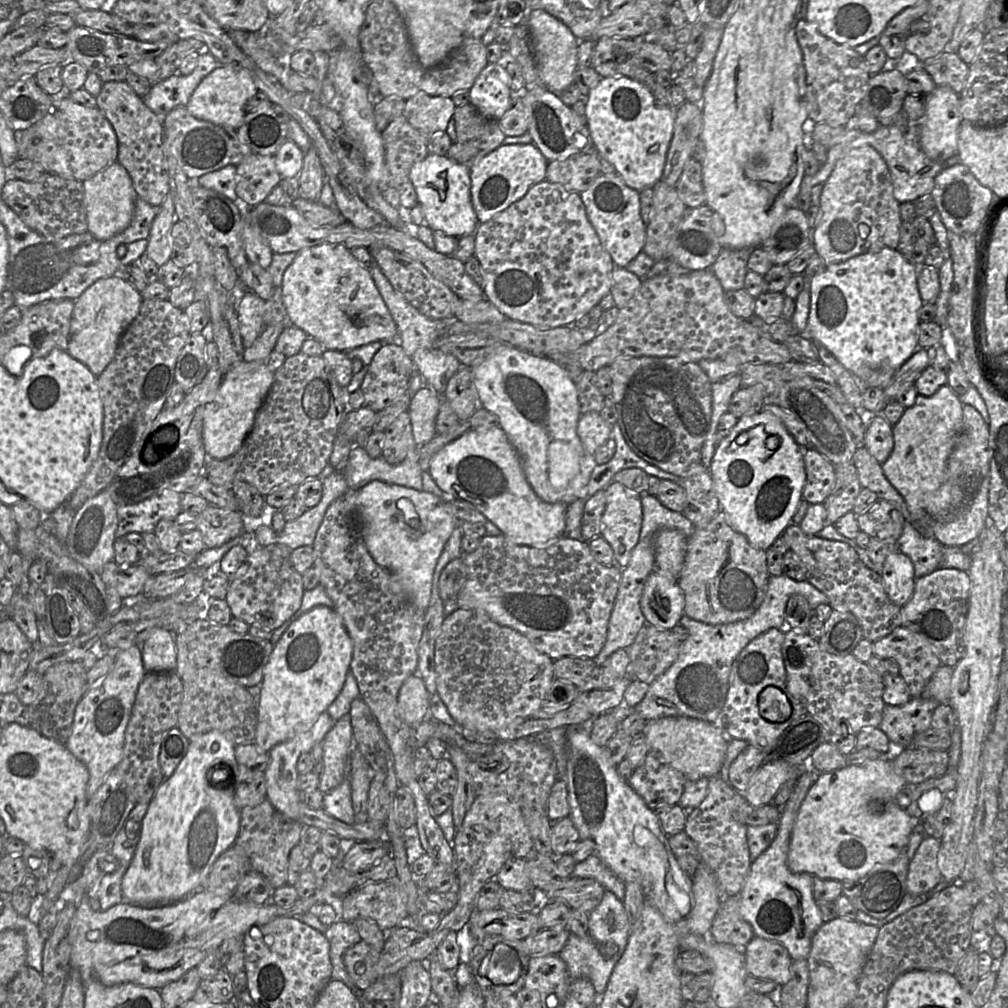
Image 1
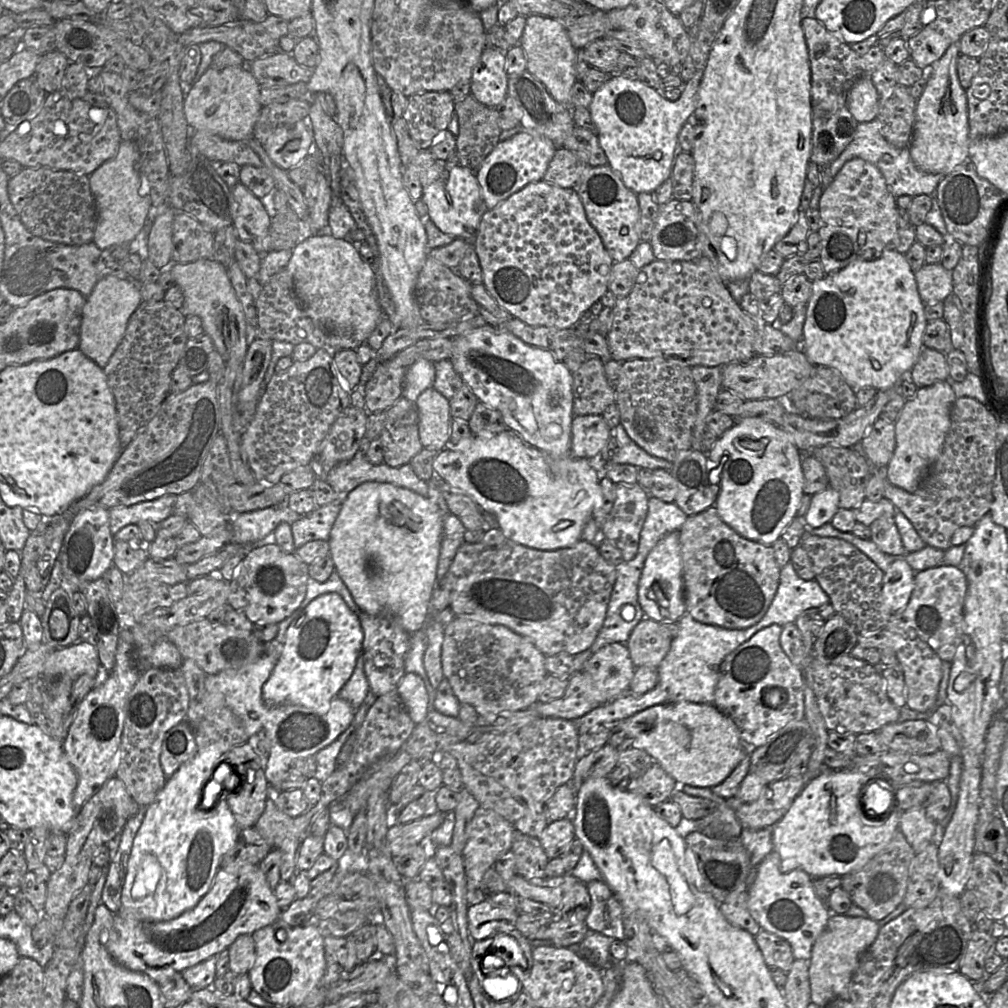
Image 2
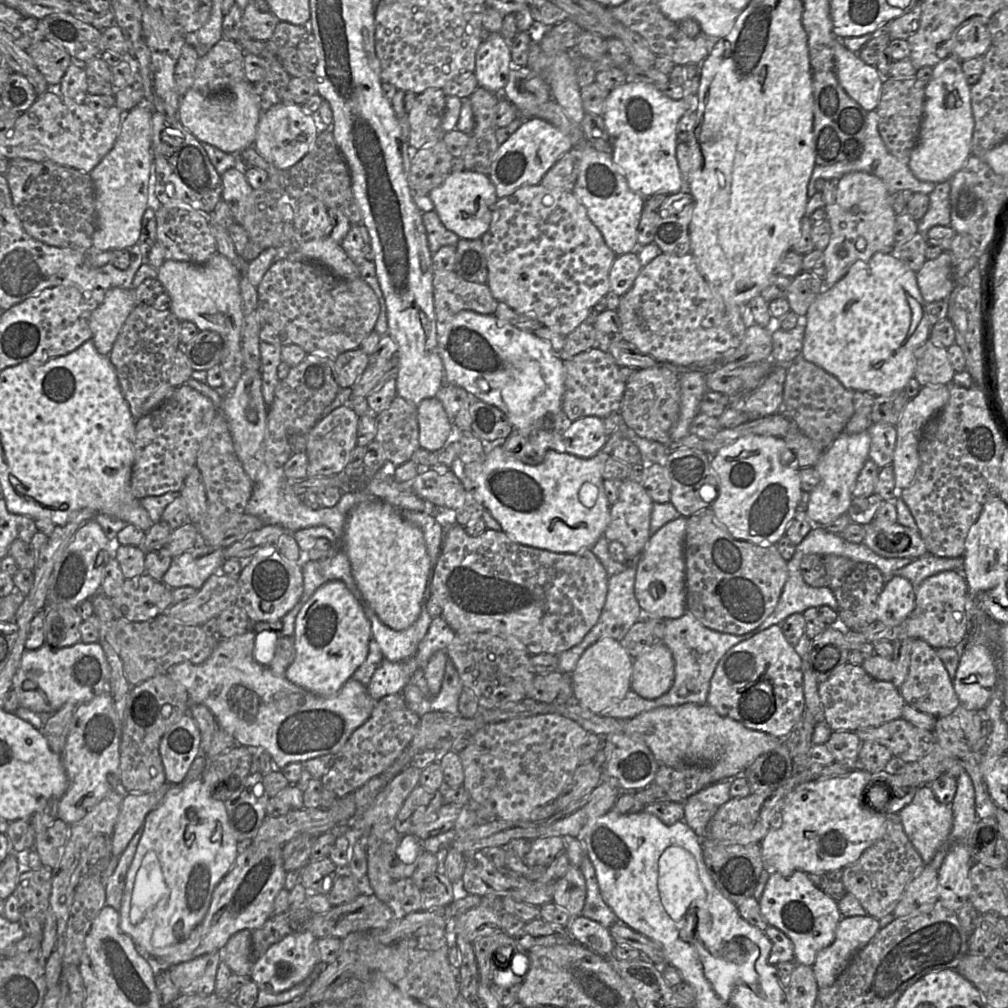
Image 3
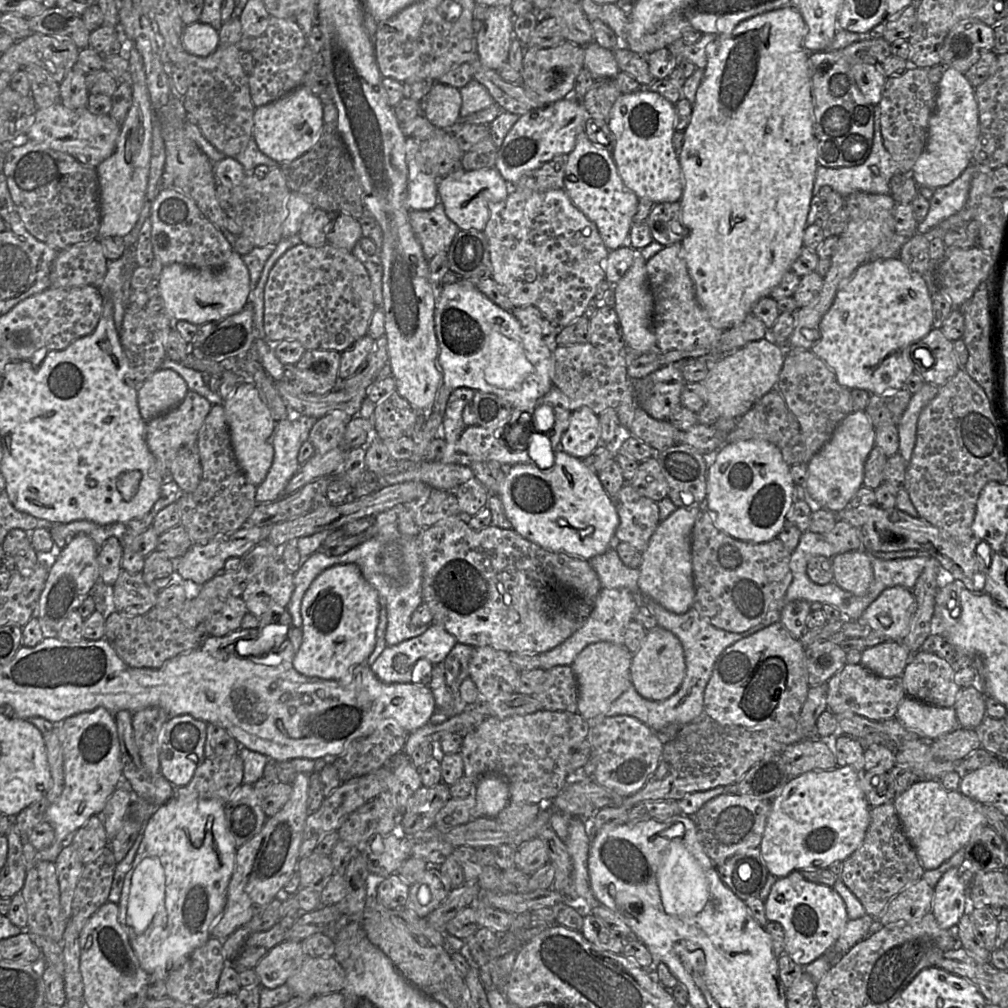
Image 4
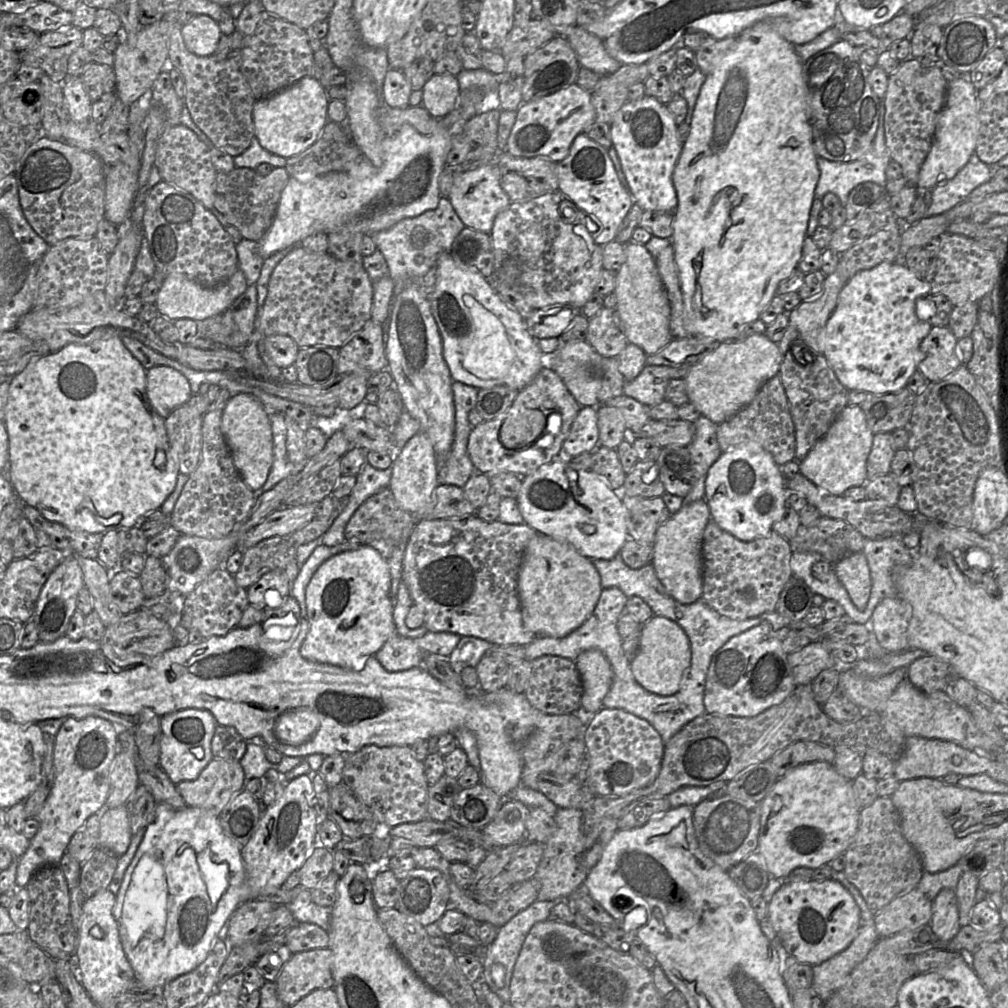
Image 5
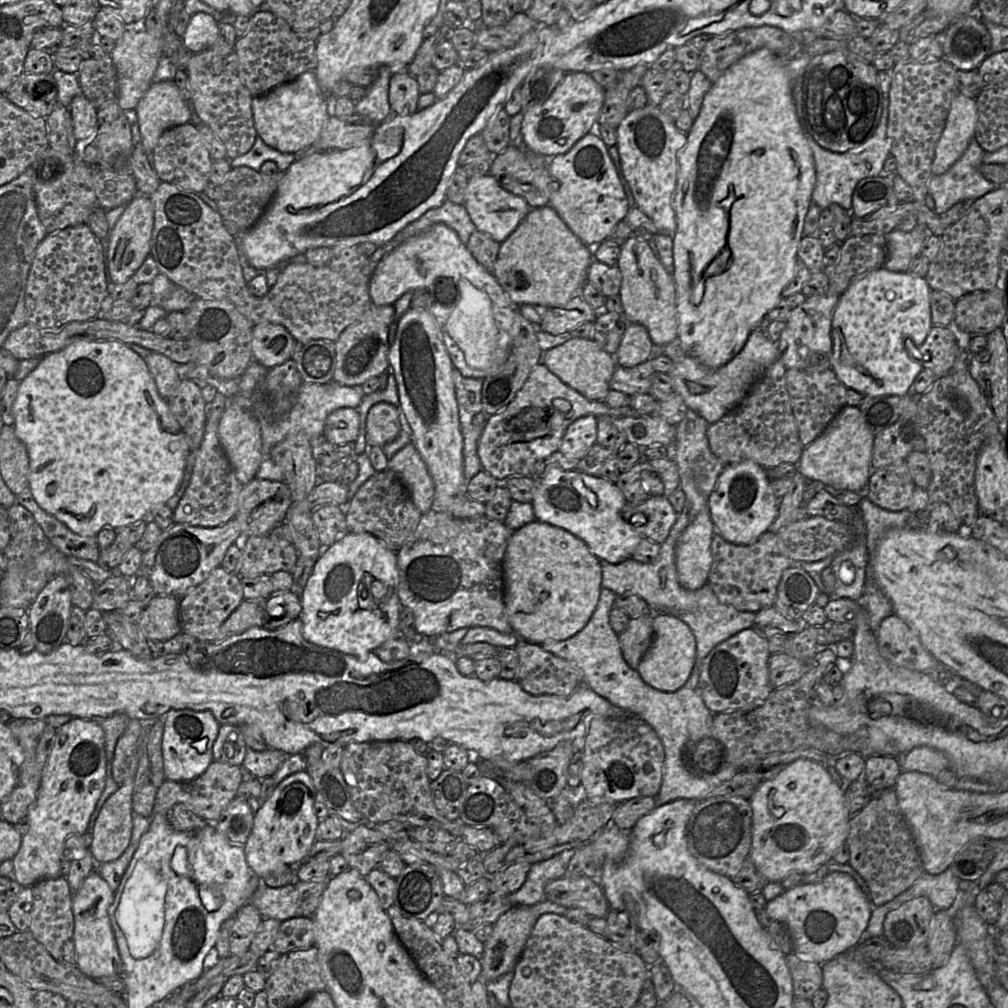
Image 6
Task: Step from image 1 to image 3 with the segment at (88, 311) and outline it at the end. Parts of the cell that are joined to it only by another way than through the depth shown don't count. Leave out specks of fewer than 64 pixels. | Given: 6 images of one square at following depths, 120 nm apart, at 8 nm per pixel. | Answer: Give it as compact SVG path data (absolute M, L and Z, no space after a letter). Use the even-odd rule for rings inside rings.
M115 287L106 292L103 302L92 312L89 321L92 332L91 339L100 354L110 354L127 317L134 307L134 289Z

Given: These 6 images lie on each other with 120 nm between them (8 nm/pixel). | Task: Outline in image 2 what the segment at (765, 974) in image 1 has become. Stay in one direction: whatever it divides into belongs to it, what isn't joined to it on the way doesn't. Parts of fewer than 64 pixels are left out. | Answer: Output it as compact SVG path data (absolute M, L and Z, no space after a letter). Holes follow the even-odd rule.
M761 930L755 936L755 942L762 953L765 964L789 972L795 960L791 945L783 938Z

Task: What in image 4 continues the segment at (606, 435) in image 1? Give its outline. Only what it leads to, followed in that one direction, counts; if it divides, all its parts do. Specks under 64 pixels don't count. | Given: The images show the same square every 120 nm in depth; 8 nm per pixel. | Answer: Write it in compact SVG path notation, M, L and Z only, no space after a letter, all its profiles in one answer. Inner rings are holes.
M588 407L572 412L569 426L561 438L560 449L582 460L599 445L601 439L598 415Z

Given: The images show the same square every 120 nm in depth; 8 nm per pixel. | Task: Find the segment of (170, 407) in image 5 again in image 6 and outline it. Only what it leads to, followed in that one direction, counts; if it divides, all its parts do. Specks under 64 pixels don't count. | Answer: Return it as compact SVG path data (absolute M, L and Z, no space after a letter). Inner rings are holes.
M154 351L145 358L145 362L160 397L168 400L174 395L182 380L178 373L178 365L181 364L175 364L168 357Z

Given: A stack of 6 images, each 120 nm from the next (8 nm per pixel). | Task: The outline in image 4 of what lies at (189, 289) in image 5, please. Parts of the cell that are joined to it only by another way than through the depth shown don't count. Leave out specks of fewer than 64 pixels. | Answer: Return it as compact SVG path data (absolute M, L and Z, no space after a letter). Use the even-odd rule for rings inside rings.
M234 251L220 269L194 268L179 263L164 265L158 280L165 314L174 321L187 321L198 327L240 312L249 301L251 291L247 267L242 256Z

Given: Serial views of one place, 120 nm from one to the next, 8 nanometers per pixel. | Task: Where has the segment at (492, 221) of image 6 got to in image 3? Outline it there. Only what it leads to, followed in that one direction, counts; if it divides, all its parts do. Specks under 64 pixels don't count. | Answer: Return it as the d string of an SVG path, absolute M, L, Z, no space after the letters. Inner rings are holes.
M474 171L450 172L442 184L428 193L433 202L434 211L437 212L446 229L454 232L460 239L481 239L490 227L492 220L493 205L498 200L494 184L488 175Z

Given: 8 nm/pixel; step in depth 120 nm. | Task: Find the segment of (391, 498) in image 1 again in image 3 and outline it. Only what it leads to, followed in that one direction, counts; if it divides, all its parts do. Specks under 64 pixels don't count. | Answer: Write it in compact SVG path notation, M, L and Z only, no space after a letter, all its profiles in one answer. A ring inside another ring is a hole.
M372 501L372 502L366 502L366 503L362 503L358 506L356 506L354 509L351 510L351 512L349 513L347 520L346 520L346 524L345 524L345 534L344 534L344 542L340 545L340 551L344 551L350 561L350 565L351 565L351 572L352 572L352 576L356 582L356 585L358 587L358 589L360 590L363 598L365 599L365 601L369 604L369 606L371 607L371 609L374 611L374 613L377 615L377 617L380 619L380 621L388 626L389 628L395 630L395 631L402 631L405 630L407 628L409 628L419 617L420 615L420 611L421 611L421 604L423 601L423 597L424 597L424 593L425 593L425 589L426 589L426 585L427 585L427 581L428 581L428 577L429 577L429 573L431 571L431 559L429 557L428 551L427 551L427 547L425 544L425 540L424 540L424 536L423 533L421 531L421 529L406 521L405 519L403 519L399 513L399 510L408 510L408 509L396 509L395 507L393 507L392 505L390 505L389 503L386 503L384 501Z

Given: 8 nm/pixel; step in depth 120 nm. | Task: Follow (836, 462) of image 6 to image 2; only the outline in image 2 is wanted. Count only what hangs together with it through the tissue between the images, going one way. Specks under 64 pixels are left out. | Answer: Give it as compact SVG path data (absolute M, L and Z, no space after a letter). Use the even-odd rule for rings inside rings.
M830 486L811 496L810 506L804 517L807 529L816 529L831 522L840 509L839 499L839 493Z

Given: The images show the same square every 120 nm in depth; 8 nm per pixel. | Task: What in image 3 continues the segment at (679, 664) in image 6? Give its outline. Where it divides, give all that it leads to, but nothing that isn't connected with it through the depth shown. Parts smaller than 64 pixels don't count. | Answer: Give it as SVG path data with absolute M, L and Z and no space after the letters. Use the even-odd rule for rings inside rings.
M656 641L633 659L631 689L645 699L656 699L671 688L674 675L671 651L663 642Z

